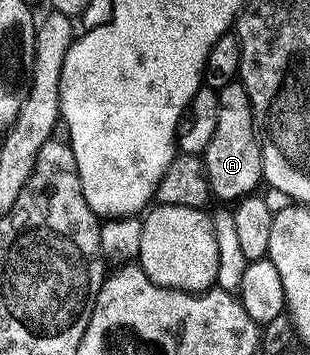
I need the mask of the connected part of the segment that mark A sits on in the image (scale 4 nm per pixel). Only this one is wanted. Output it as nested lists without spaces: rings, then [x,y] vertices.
[[[229,85],[223,86],[217,93],[219,98],[219,118],[215,122],[215,134],[211,134],[211,142],[207,146],[207,150],[203,153],[203,161],[205,167],[205,176],[209,182],[209,191],[214,197],[221,200],[230,200],[230,202],[236,202],[250,194],[258,191],[257,183],[262,183],[263,177],[261,175],[261,142],[257,138],[257,130],[253,126],[253,111],[251,110],[251,98],[247,98],[247,90],[241,92],[243,85],[239,88],[231,88]]]

